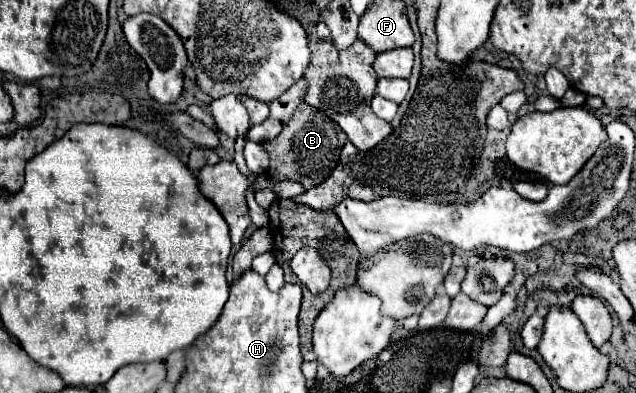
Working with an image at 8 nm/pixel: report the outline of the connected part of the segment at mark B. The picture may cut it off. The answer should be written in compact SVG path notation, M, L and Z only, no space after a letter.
M302 102L296 112L292 114L290 122L282 128L282 132L270 140L264 142L264 150L270 156L270 168L268 168L268 176L276 182L282 180L294 180L300 182L306 190L322 184L330 172L336 168L338 158L340 158L340 150L342 146L348 142L344 130L332 122L326 114L322 114L320 110L308 106L306 102Z

